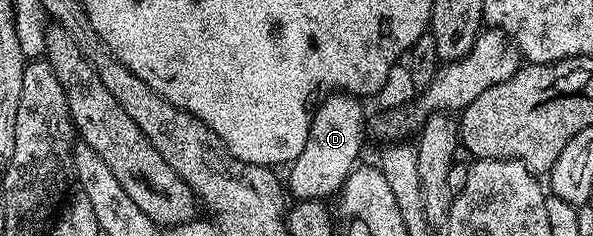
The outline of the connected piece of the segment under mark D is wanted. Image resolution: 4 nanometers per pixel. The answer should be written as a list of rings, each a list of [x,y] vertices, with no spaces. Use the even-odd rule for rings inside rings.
[[[334,92],[314,109],[307,144],[303,144],[303,152],[299,152],[299,156],[288,167],[287,190],[294,199],[303,202],[332,199],[358,165],[357,157],[365,142],[365,130],[367,134],[365,110],[361,102],[360,97]]]

